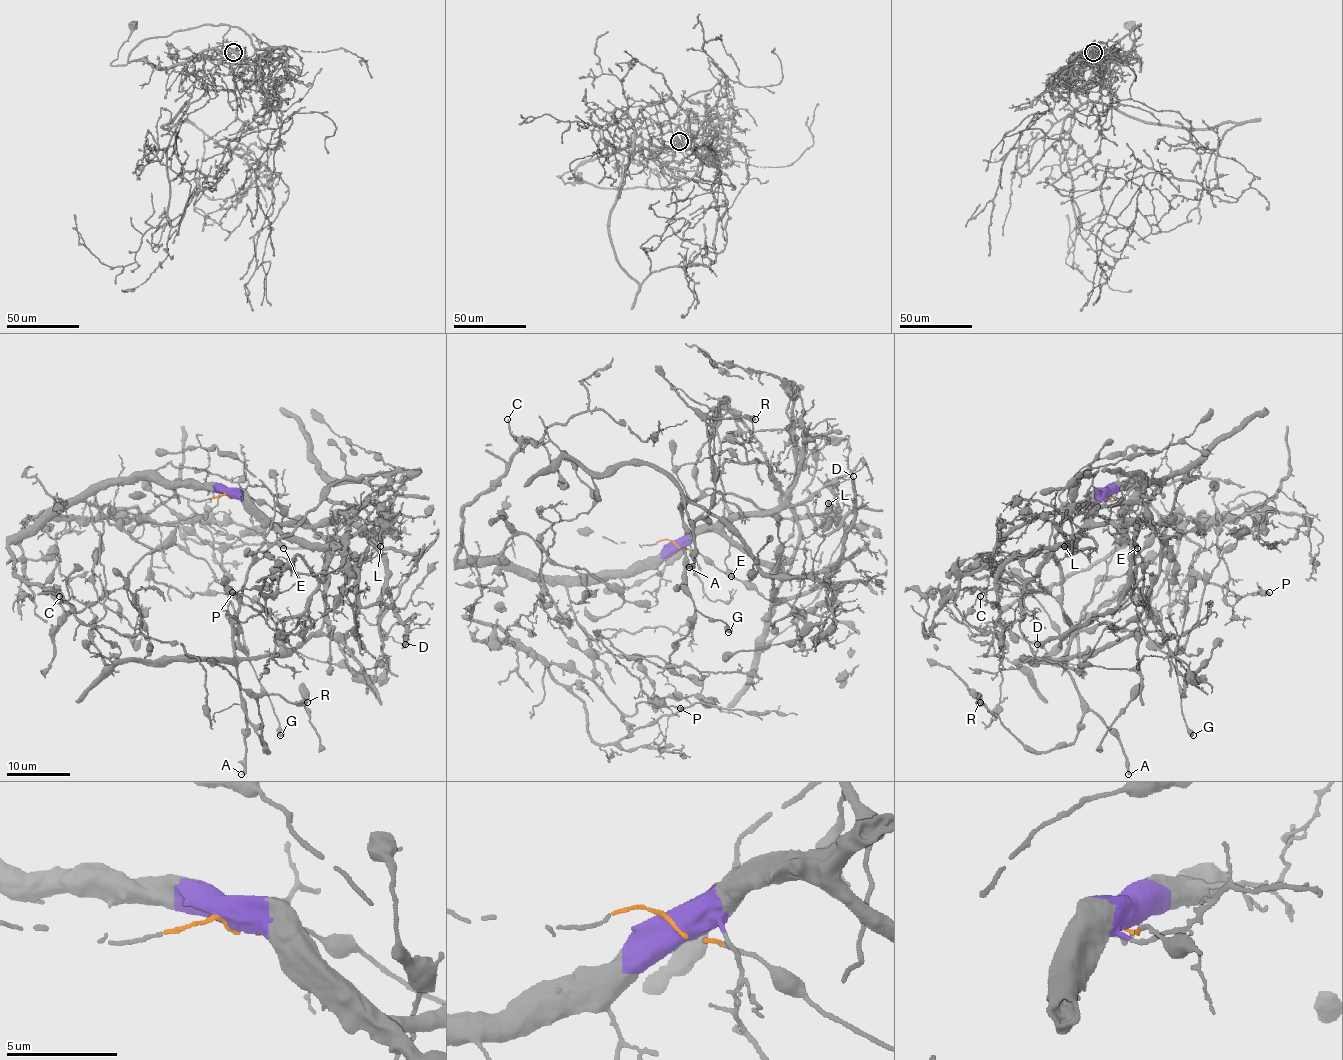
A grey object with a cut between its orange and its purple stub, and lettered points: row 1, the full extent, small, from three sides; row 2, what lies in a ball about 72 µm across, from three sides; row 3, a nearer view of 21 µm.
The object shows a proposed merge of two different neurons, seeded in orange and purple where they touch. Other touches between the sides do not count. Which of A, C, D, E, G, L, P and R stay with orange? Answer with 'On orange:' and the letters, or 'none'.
On orange: A, E, G, R

